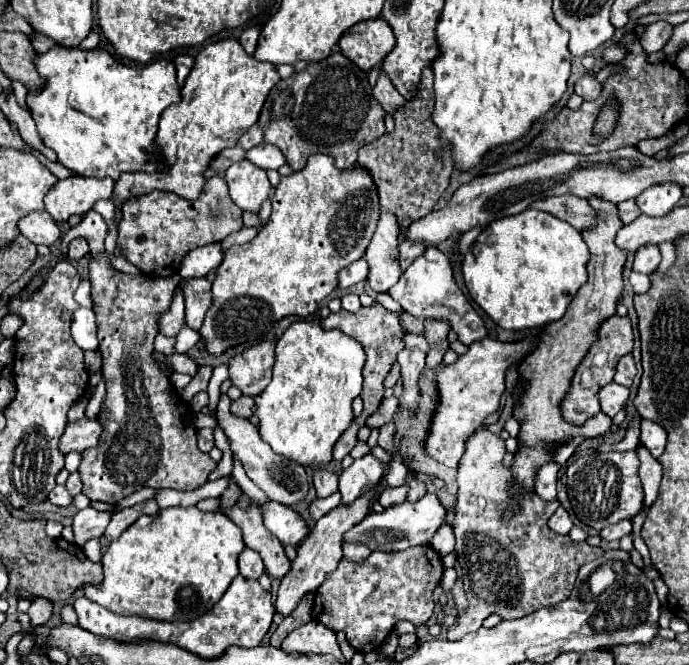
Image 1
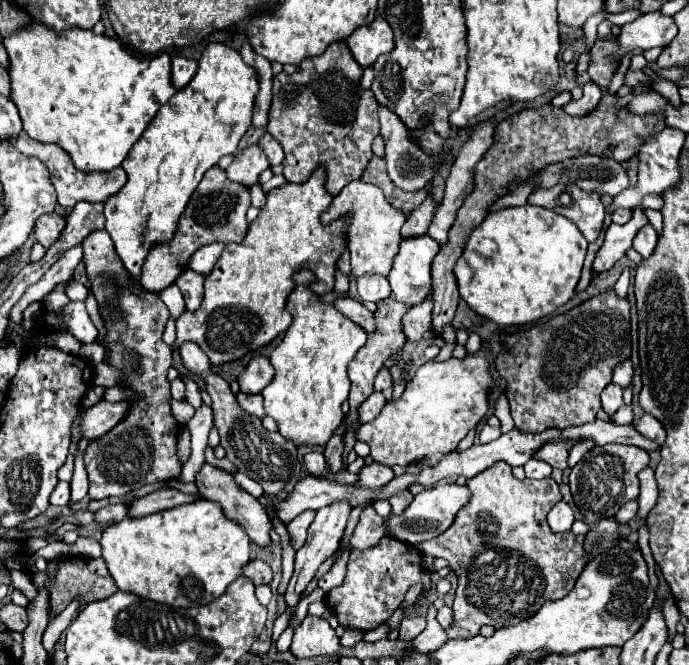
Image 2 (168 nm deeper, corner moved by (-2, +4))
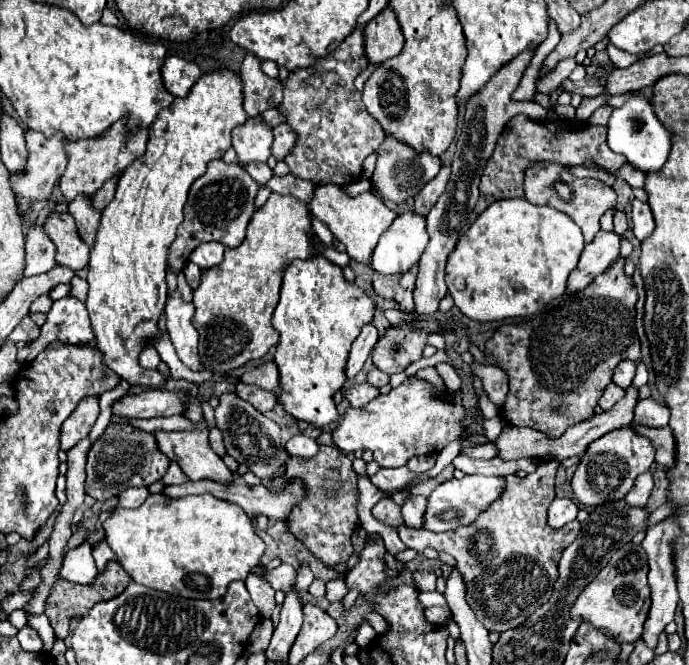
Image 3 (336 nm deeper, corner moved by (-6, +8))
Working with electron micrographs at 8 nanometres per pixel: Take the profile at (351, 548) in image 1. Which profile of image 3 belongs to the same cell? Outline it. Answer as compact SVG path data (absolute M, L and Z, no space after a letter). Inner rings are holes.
M384 498L380 500L374 508L372 508L372 514L376 520L380 520L382 524L386 526L392 526L394 530L398 530L400 526L404 526L404 520L400 516L400 506L392 502L392 498Z

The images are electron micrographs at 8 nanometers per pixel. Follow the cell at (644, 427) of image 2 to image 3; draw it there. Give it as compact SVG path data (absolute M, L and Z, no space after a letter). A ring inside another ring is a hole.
M652 398L646 400L638 400L636 408L634 408L634 422L648 426L648 428L662 428L668 426L670 420L670 412L664 404L658 404Z

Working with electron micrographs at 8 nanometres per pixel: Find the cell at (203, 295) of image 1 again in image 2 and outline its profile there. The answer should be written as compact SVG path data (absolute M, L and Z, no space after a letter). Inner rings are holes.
M188 268L180 274L180 278L176 280L176 286L180 288L180 292L184 296L186 308L192 312L198 310L202 304L202 296L204 296L204 276Z

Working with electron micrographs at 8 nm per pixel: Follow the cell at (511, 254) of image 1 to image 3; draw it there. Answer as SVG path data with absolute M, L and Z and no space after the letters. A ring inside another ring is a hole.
M526 198L500 200L490 204L468 232L458 240L446 264L446 284L454 304L472 320L490 322L504 318L532 316L566 292L568 276L578 266L586 242L576 222L550 206L534 206Z

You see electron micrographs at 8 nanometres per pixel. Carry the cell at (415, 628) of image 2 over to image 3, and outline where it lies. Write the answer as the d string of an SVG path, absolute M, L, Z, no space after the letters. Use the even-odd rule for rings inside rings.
M428 608L428 610L424 610L424 616L426 616L426 620L430 622L430 624L434 624L434 626L442 626L444 622L446 622L446 610L444 608Z

